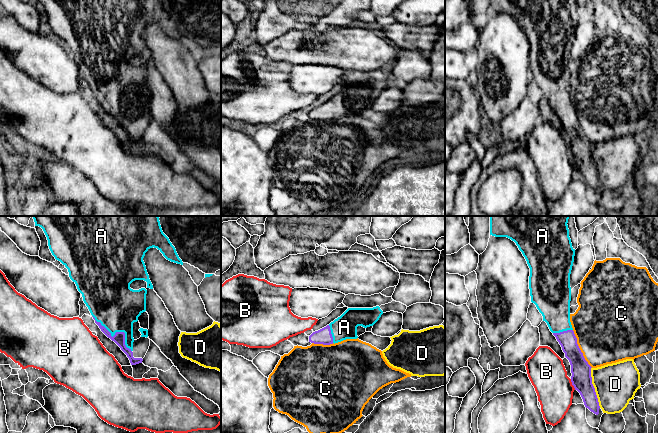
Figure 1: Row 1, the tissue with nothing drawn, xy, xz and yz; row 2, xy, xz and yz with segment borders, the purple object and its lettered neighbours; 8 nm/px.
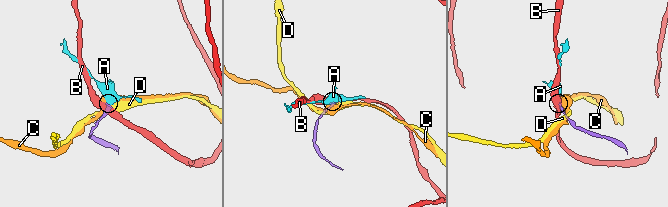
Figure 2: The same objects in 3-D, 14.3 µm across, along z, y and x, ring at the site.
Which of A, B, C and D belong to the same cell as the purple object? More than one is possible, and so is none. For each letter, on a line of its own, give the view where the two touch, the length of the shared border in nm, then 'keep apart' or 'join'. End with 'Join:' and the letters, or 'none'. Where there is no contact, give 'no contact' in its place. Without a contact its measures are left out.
A: contact in xy; length 440 nm; join
B: contact in yz; length 100 nm; keep apart
C: contact in yz; length 340 nm; keep apart
D: contact in yz; length 340 nm; keep apart
Join: A

